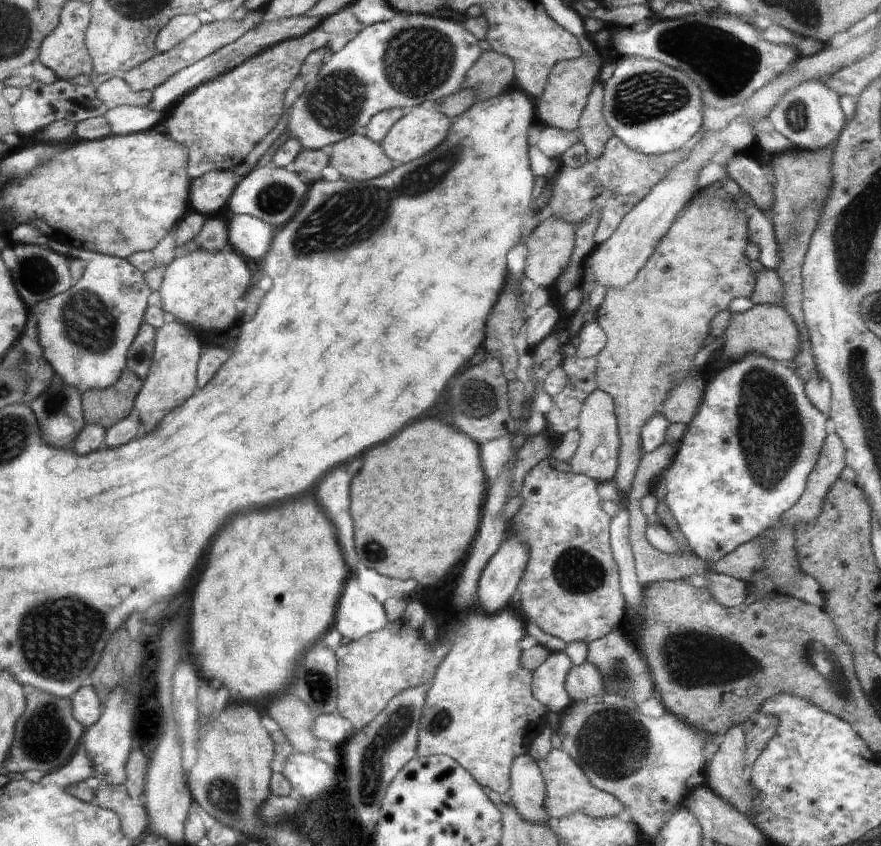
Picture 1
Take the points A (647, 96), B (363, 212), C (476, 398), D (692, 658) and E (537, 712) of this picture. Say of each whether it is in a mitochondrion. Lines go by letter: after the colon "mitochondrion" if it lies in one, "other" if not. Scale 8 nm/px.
A: mitochondrion
B: mitochondrion
C: mitochondrion
D: mitochondrion
E: other

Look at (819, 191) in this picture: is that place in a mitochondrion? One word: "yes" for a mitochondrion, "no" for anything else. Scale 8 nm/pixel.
yes

